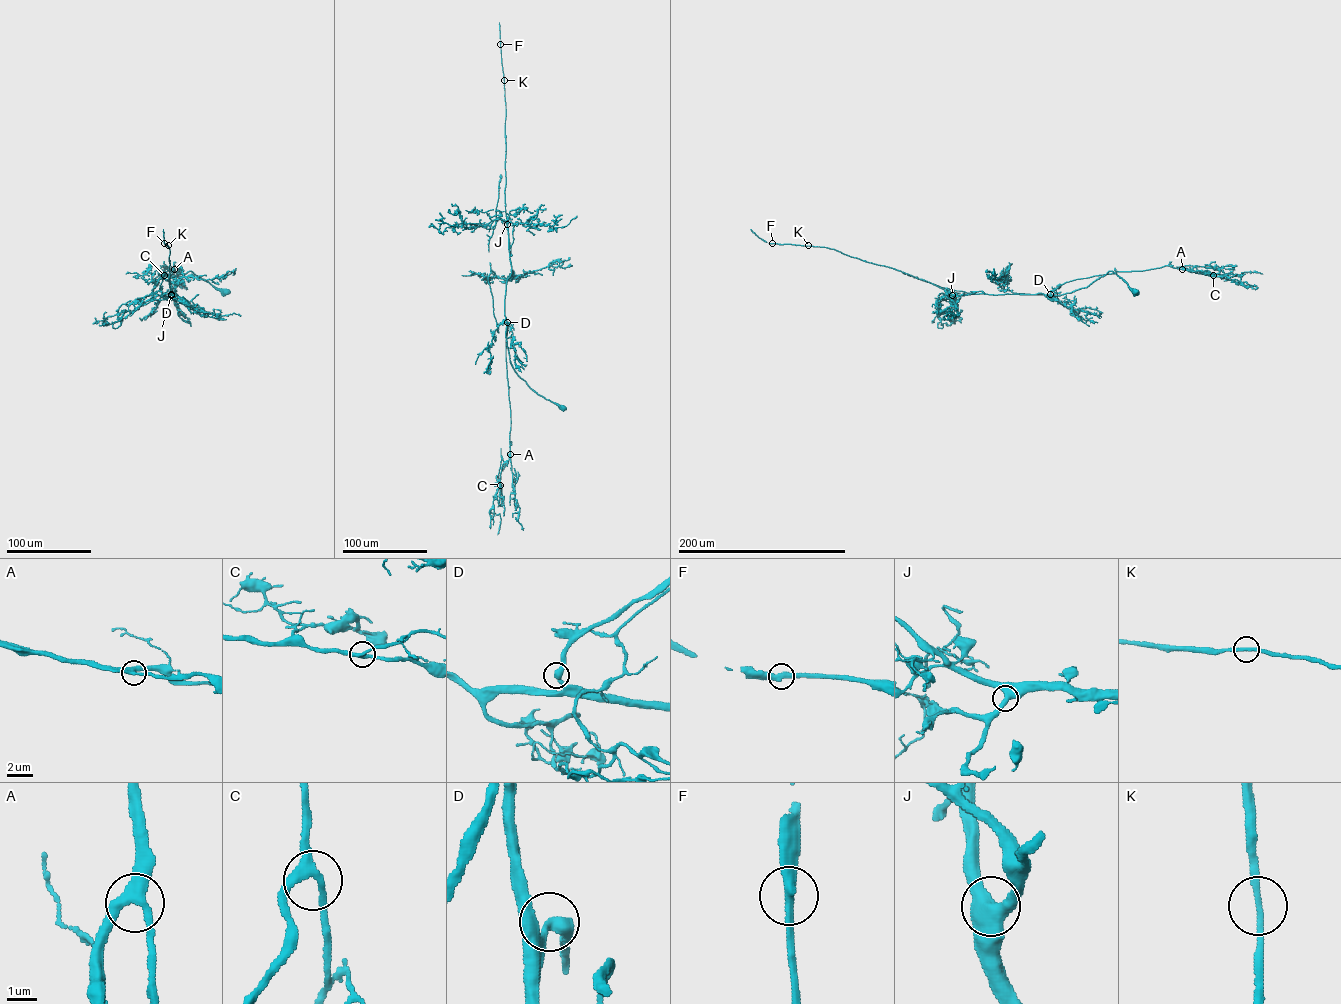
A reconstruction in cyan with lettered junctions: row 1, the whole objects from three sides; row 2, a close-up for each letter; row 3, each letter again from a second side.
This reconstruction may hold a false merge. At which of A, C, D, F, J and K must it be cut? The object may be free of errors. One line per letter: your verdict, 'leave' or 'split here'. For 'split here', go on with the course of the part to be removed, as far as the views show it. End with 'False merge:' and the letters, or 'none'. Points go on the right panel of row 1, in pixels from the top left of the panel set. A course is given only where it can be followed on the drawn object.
A: leave
C: leave
D: leave
F: leave
J: leave
K: leave
False merge: none

